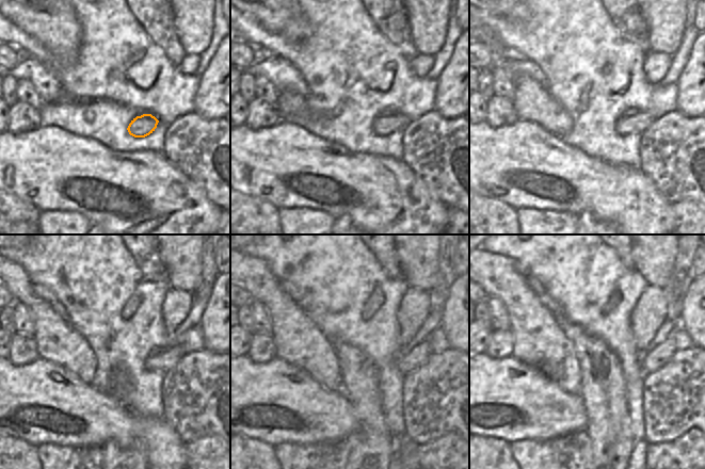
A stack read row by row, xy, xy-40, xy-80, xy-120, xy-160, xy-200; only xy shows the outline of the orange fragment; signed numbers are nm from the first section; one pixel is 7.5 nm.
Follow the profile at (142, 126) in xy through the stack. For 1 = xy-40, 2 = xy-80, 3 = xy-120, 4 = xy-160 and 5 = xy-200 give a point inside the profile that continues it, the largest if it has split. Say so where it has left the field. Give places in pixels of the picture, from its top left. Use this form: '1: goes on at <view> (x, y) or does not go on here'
1: goes on at xy-40 (389, 122)
2: goes on at xy-80 (633, 122)
3: goes on at xy-120 (161, 360)
4: goes on at xy-160 (410, 362)
5: goes on at xy-200 (653, 360)

